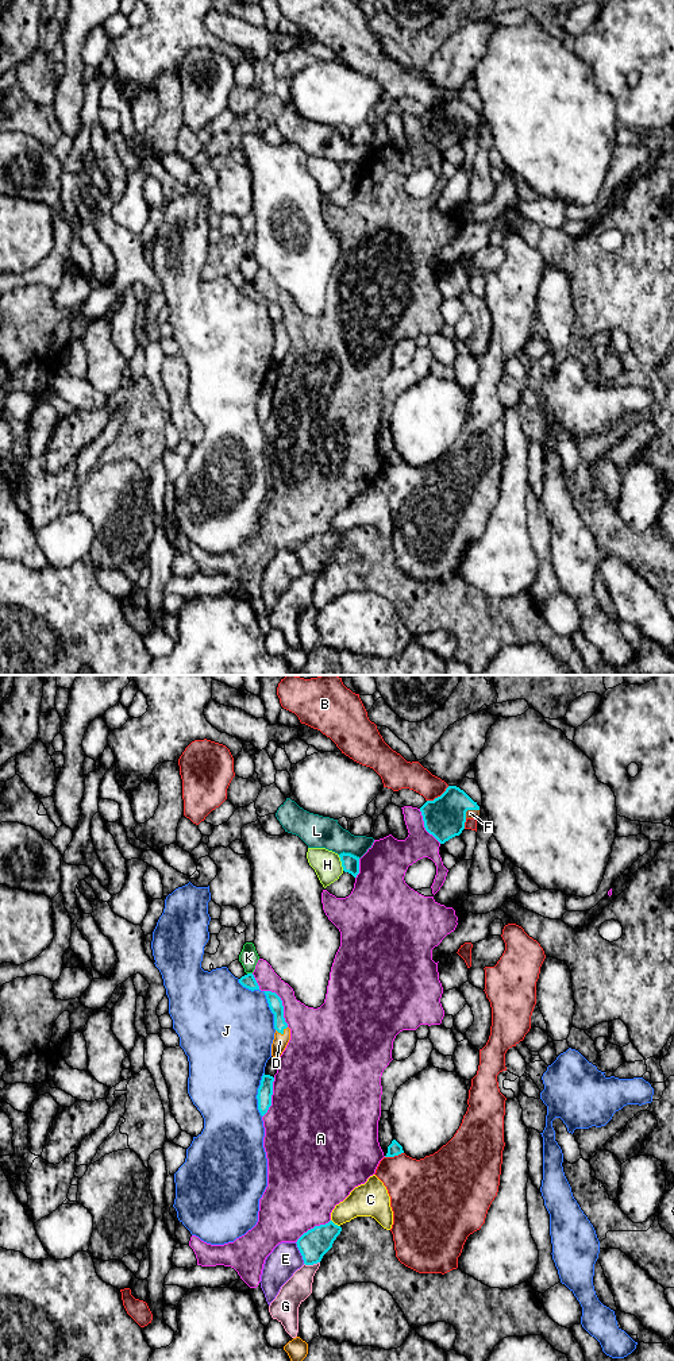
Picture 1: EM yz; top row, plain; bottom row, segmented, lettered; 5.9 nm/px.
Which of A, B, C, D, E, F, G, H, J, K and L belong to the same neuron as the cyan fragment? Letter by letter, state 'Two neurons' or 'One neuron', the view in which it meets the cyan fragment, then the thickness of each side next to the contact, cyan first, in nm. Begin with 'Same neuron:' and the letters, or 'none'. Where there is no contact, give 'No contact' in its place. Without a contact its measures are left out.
Same neuron: D, F
A: Two neurons. Touches cyan in yz. Thickness 80 nm (cyan) against 280 nm
B: Two neurons. Touches cyan in yz. Thickness 240 nm (cyan) against 170 nm
C: Two neurons. Touches cyan in yz. Thickness 170 nm (cyan) against 200 nm
D: One neuron. Touches cyan in yz. Thickness 80 nm (cyan) against 90 nm
E: Two neurons. Touches cyan in yz. Thickness 170 nm (cyan) against 190 nm
F: One neuron. Touches cyan in yz. Thickness 240 nm (cyan) against 50 nm
G: Two neurons. Touches cyan in yz. Thickness 170 nm (cyan) against 160 nm
H: Two neurons. Touches cyan in yz. Thickness 110 nm (cyan) against 170 nm
J: Two neurons. Touches cyan in yz. Thickness 90 nm (cyan) against 440 nm
K: Two neurons. Touches cyan in yz. Thickness 80 nm (cyan) against 120 nm
L: Two neurons. Touches cyan in yz. Thickness 110 nm (cyan) against 190 nm

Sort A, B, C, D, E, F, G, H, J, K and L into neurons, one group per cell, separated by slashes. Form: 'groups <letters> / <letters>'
groups A / B / C / D F / E / G / H / J / K / L

